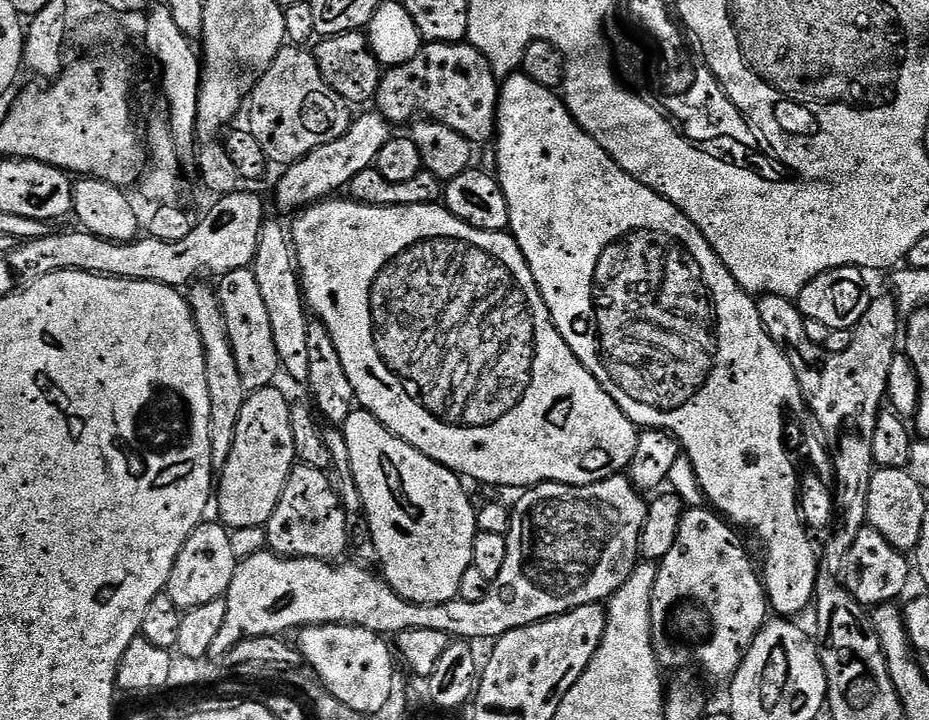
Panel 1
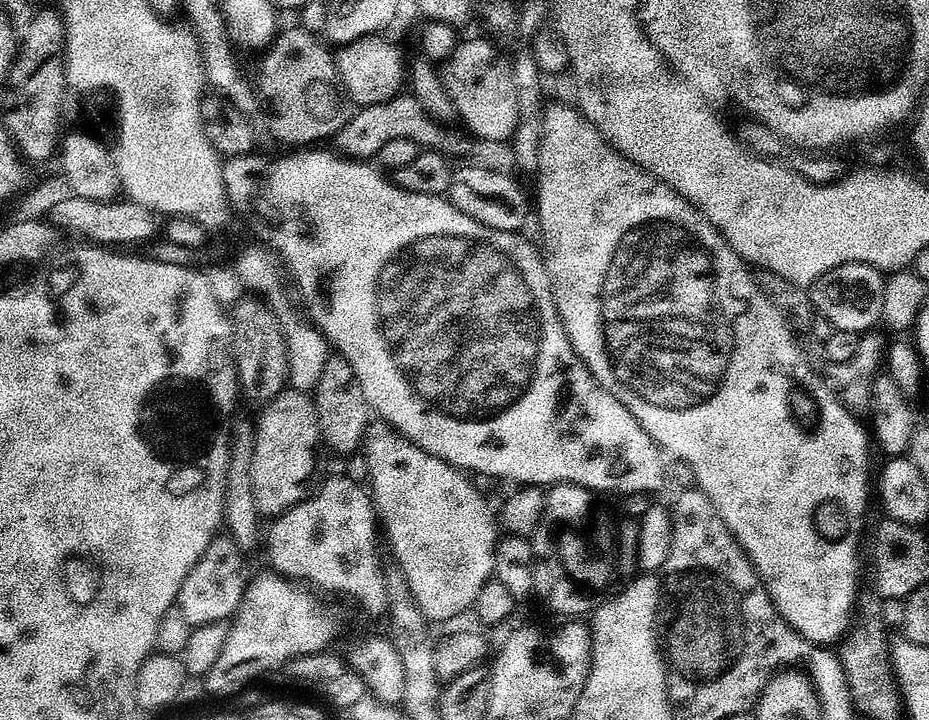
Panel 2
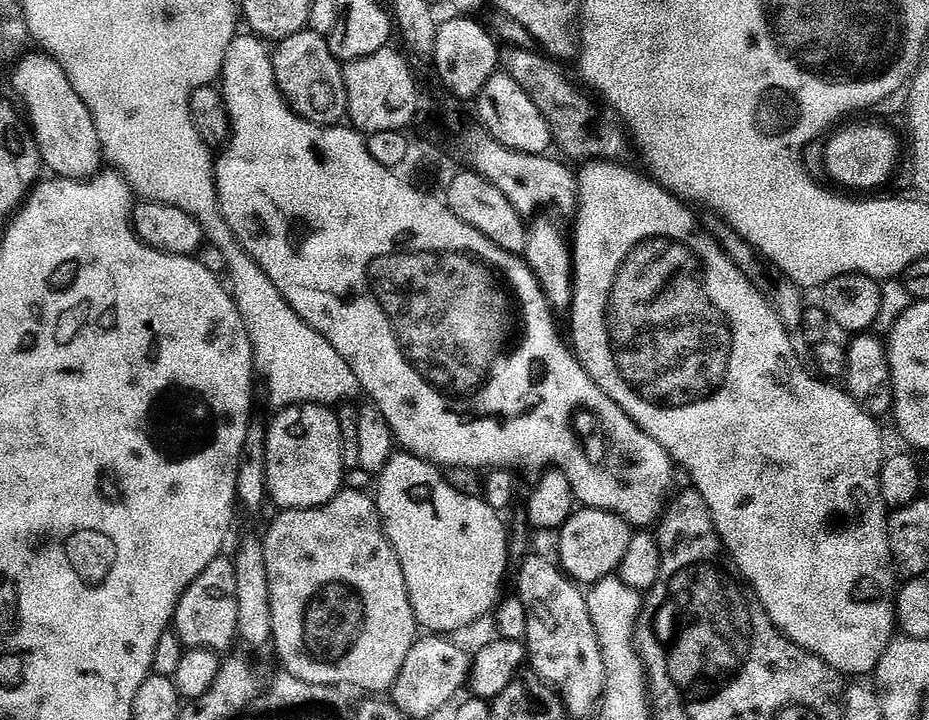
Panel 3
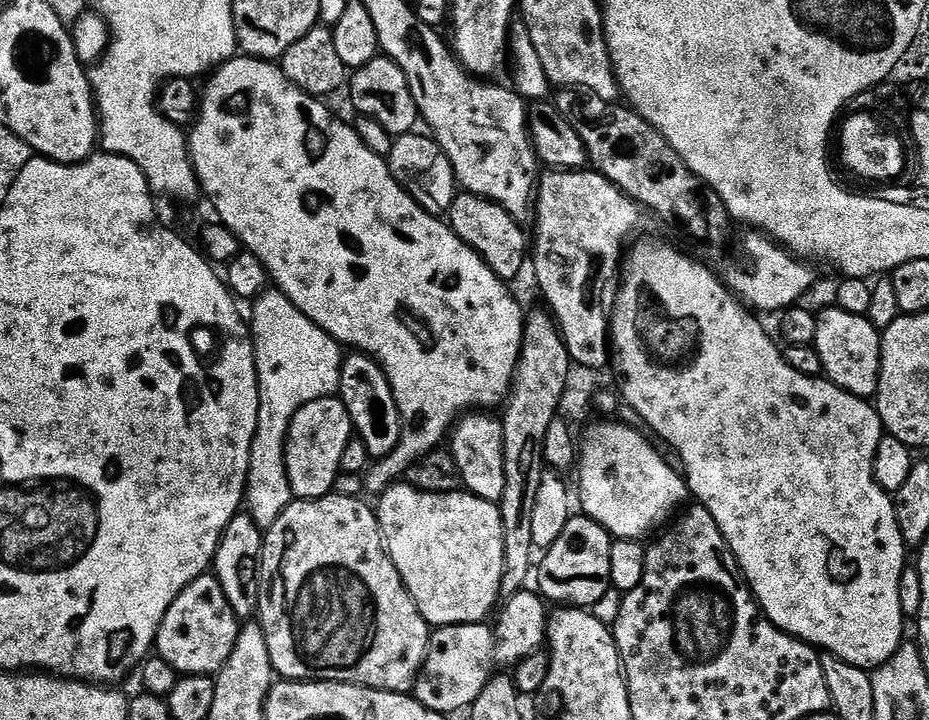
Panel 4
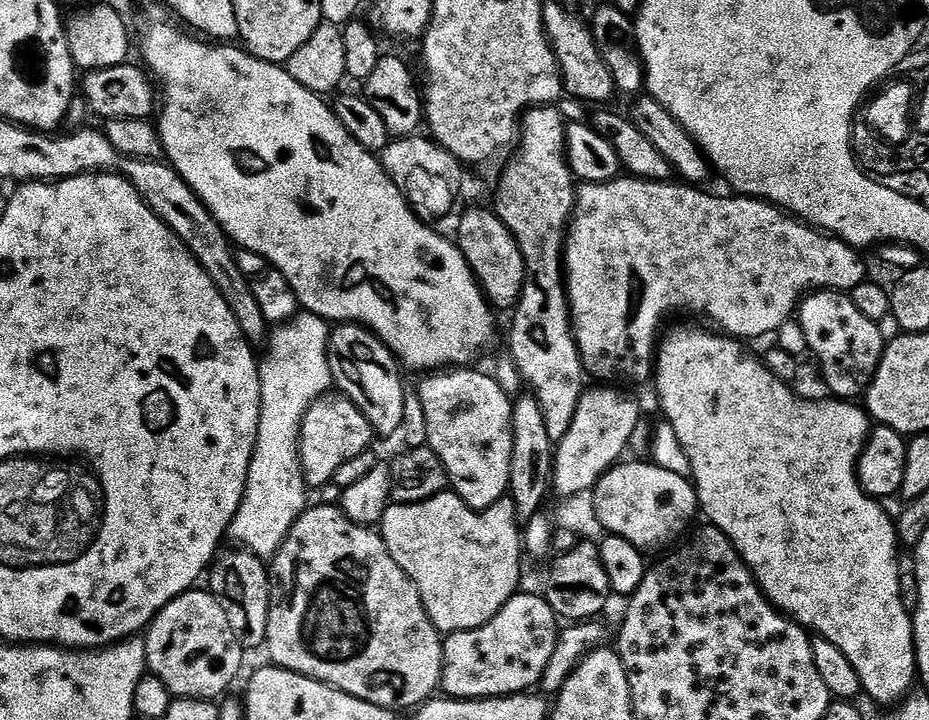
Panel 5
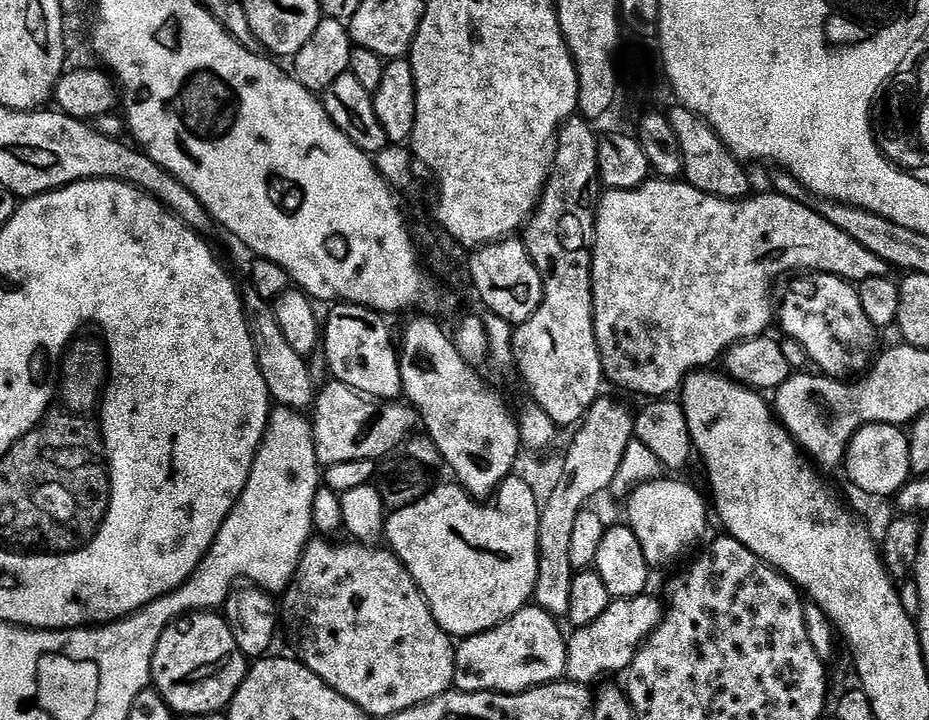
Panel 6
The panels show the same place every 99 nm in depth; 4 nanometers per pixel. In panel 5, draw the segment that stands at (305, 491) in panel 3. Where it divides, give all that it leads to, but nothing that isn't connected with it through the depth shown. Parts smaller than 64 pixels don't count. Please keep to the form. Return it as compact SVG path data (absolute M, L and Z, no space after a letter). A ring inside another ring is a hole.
M325 394L312 404L300 427L300 465L304 471L304 483L312 490L333 483L338 466L350 462L350 458L358 458L358 454L373 447L374 433L366 414L362 414L362 410L358 410L347 396L332 395Z

